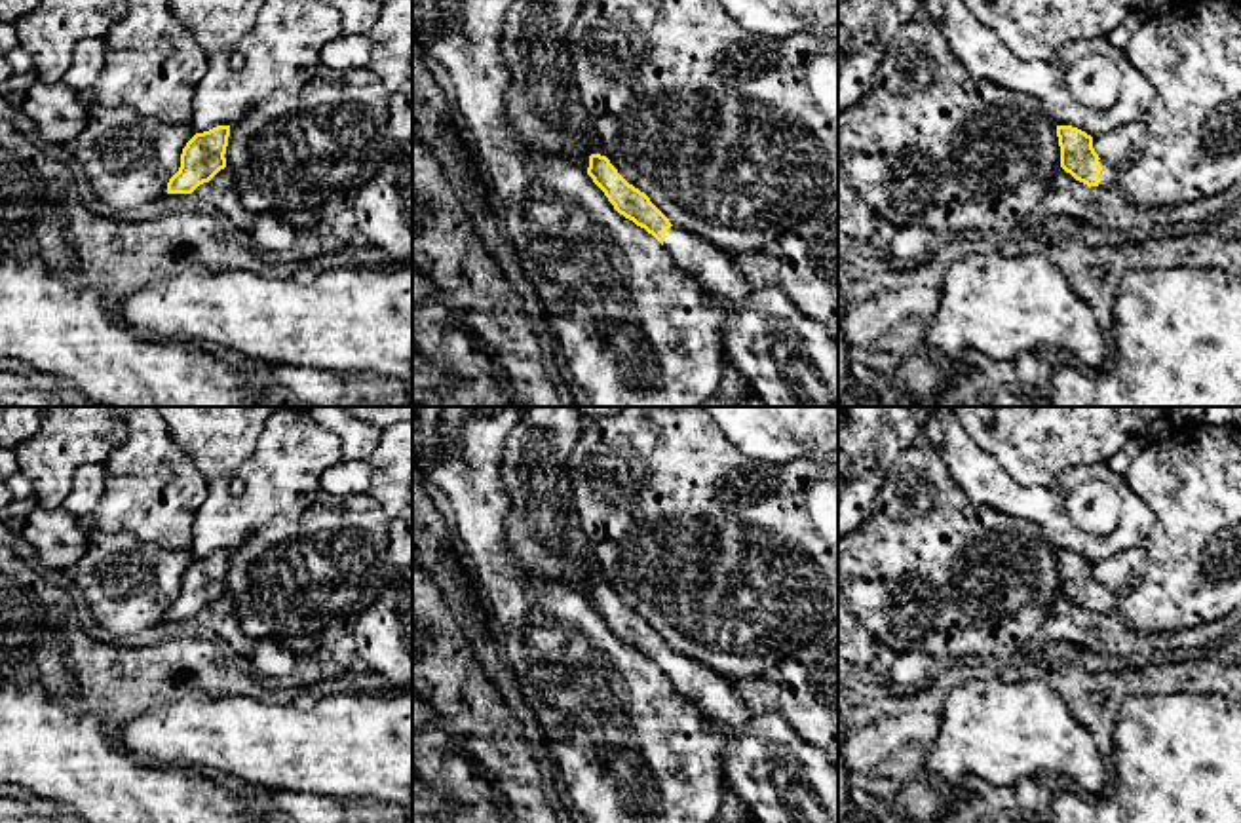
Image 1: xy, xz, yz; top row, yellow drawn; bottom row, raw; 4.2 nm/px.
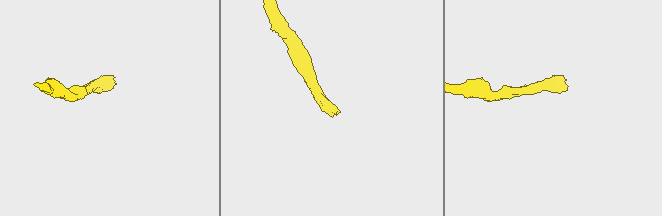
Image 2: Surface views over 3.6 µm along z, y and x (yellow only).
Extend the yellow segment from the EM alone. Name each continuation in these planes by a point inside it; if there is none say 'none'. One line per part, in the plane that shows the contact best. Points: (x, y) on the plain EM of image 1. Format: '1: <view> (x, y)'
1: yz (1107, 603)

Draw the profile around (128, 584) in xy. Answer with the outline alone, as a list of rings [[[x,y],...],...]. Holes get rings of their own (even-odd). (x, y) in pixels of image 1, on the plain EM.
[[[89,532],[89,545],[72,568],[93,618],[116,635],[133,635],[167,620],[192,551],[169,551],[129,532]]]

